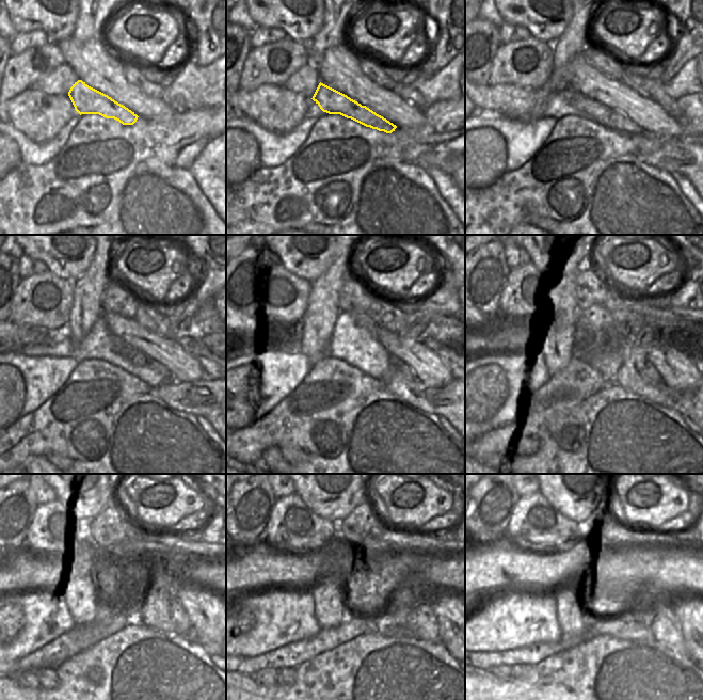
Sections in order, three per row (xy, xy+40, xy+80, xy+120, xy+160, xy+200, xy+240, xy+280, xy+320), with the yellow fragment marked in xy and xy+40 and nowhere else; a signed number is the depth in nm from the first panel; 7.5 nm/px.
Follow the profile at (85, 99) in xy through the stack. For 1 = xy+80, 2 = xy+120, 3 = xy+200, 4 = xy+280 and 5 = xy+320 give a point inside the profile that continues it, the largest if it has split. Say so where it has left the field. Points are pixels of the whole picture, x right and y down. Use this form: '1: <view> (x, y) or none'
1: xy+80 (590, 108)
2: xy+120 (139, 359)
3: xy+200 (653, 375)
4: xy+280 (420, 623)
5: xy+320 (665, 625)

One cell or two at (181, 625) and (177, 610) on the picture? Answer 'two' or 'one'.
one

